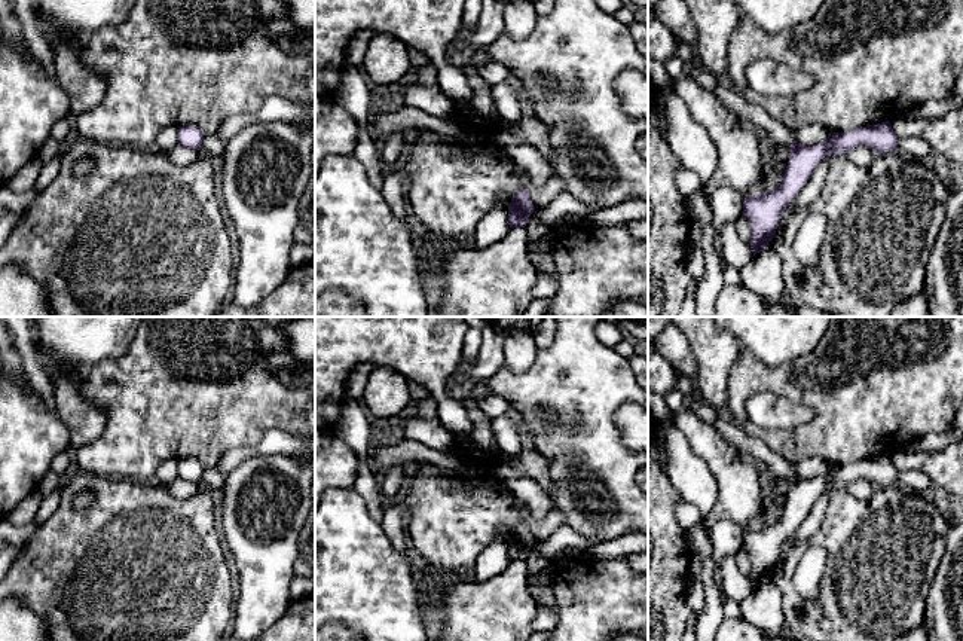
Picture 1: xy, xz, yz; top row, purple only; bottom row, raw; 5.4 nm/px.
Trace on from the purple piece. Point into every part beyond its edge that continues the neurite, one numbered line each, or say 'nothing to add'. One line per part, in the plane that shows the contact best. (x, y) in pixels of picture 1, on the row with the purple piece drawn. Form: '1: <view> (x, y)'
1: yz (757, 119)

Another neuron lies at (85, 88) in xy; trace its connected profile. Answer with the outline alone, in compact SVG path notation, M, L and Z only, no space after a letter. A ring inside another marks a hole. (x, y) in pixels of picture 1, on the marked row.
M37 12L36 19L39 28L49 36L55 57L55 76L70 100L68 119L74 120L79 115L101 104L107 89L107 79L103 73L91 70L79 59L88 39L59 39L52 33L51 24Z

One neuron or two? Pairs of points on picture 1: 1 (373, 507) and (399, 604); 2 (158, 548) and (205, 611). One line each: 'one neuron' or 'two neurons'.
1: two neurons
2: one neuron

